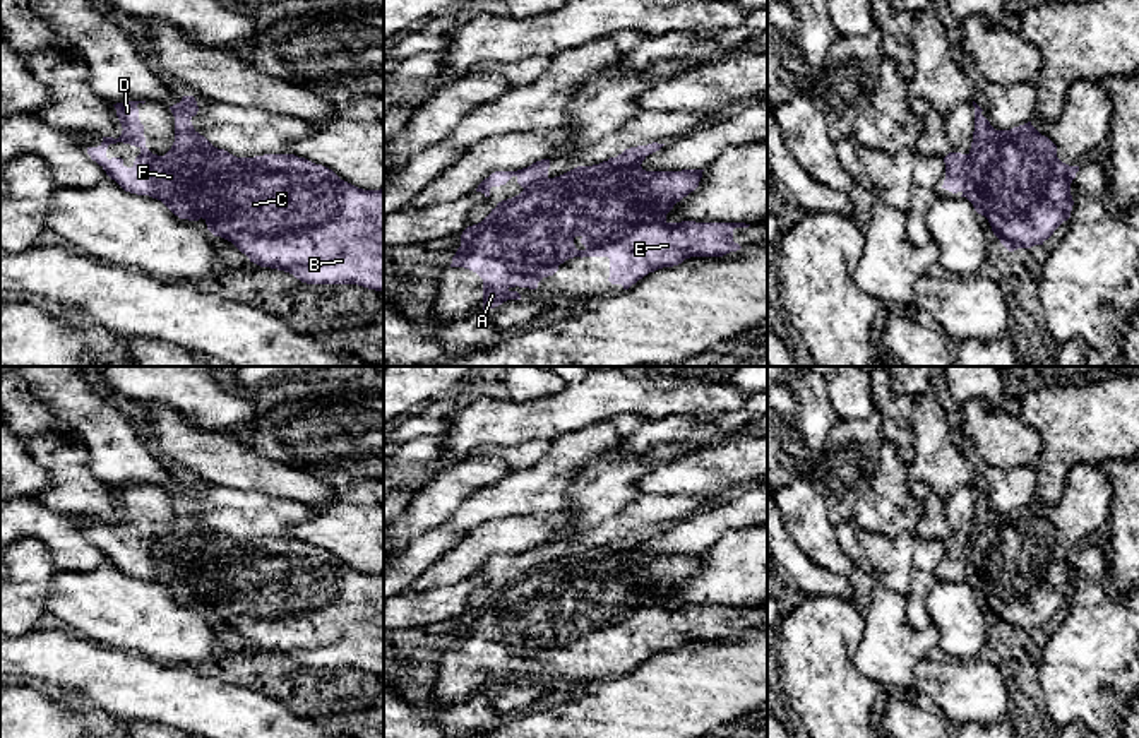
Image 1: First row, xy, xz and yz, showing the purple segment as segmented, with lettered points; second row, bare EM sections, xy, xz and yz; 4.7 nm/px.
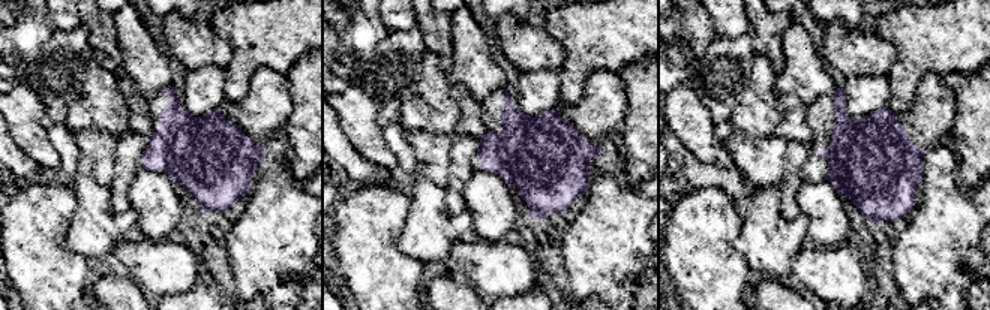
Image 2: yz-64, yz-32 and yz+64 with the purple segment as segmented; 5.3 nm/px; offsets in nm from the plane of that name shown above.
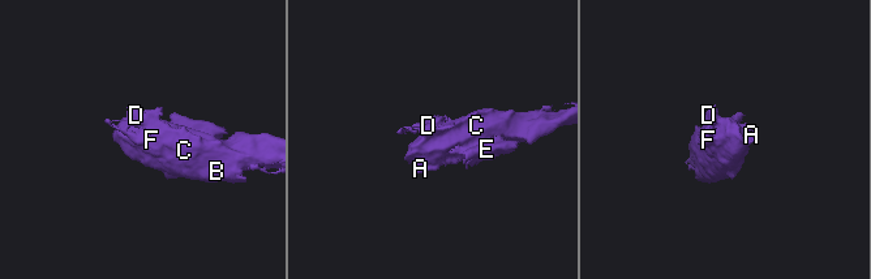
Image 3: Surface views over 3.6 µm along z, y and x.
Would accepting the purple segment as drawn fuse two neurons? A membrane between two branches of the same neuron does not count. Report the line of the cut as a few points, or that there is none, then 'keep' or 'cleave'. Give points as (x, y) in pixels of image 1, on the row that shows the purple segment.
cut in yz along (968, 154), (966, 190), (963, 196); cleave

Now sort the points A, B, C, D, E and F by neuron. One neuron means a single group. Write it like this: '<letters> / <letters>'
A B C E F / D

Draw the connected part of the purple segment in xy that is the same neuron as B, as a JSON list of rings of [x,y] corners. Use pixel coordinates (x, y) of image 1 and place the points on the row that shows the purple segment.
[[[183,96],[170,106],[175,116],[175,142],[152,166],[156,187],[149,195],[180,219],[206,221],[214,236],[231,241],[250,262],[293,274],[307,284],[358,284],[384,291],[384,188],[363,190],[341,180],[332,170],[295,154],[236,158],[200,135],[192,118],[199,106]]]

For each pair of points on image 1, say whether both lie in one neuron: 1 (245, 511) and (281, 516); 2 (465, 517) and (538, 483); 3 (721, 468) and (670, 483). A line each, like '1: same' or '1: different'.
1: same
2: same
3: same

